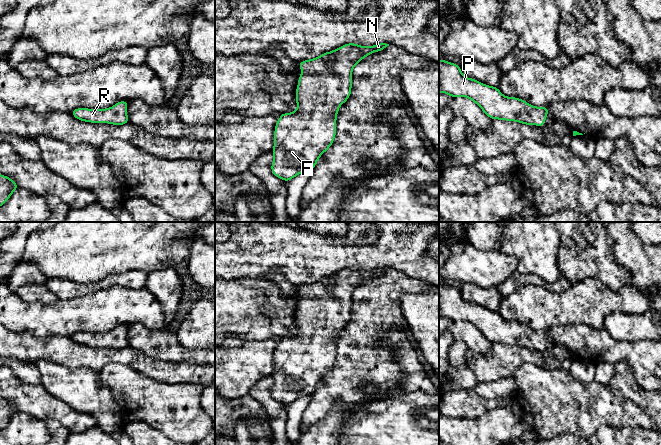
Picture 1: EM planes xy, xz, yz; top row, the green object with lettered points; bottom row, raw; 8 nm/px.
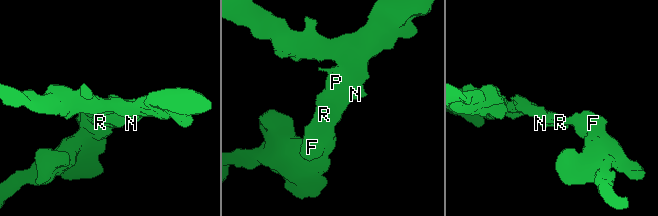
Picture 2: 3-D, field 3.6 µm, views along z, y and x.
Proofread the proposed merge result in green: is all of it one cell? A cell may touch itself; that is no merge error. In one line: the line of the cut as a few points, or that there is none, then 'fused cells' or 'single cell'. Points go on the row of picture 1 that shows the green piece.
no cut | single cell

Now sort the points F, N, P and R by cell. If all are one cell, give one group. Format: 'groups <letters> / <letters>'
groups F N P R

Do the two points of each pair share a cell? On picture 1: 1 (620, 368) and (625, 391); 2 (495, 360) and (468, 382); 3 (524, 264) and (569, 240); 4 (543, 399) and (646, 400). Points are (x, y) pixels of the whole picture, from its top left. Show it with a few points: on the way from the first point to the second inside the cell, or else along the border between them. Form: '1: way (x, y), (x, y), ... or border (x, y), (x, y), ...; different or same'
1: way (623, 374), (624, 385); same
2: border (464, 356), (467, 367), (478, 381); different
3: border (557, 232), (559, 237), (557, 265), (559, 269); different
4: border (610, 389), (616, 395), (632, 400), (649, 415); different

